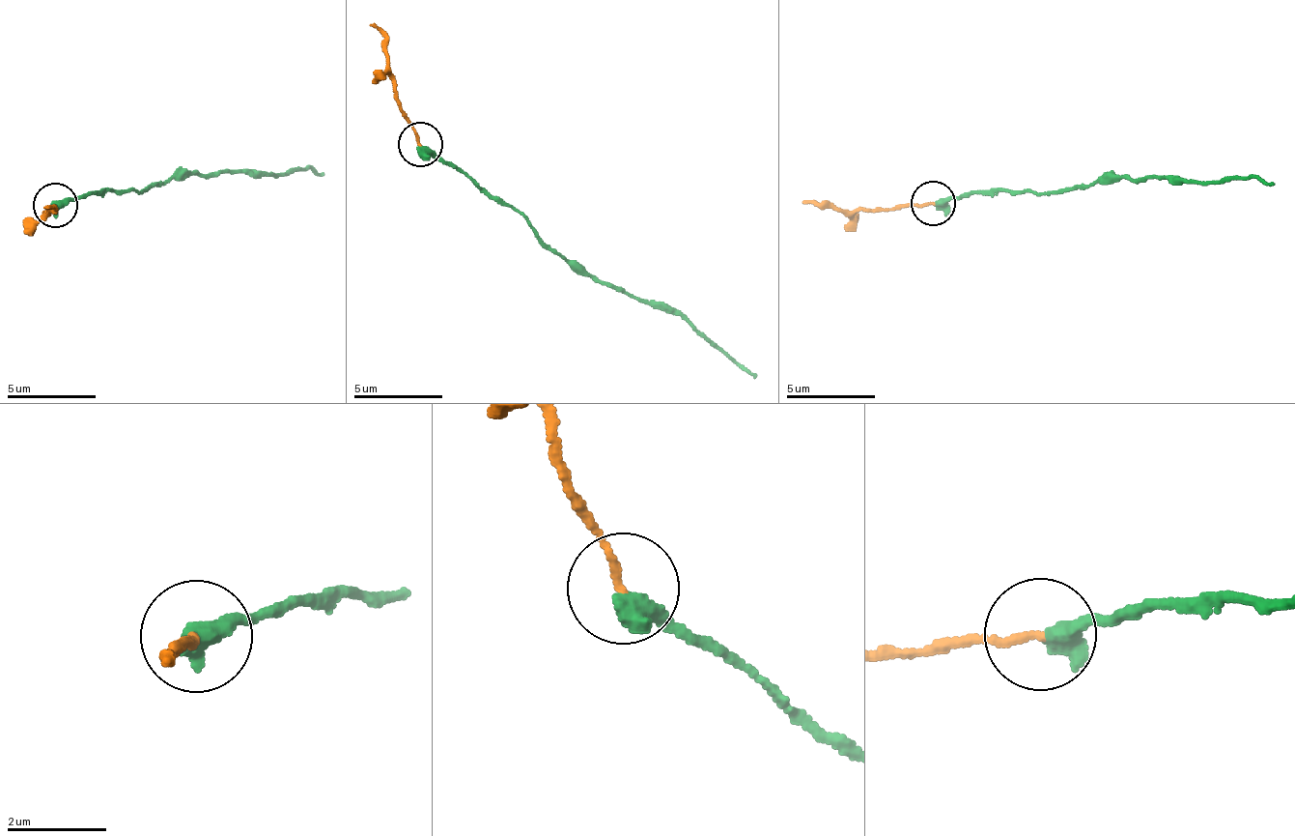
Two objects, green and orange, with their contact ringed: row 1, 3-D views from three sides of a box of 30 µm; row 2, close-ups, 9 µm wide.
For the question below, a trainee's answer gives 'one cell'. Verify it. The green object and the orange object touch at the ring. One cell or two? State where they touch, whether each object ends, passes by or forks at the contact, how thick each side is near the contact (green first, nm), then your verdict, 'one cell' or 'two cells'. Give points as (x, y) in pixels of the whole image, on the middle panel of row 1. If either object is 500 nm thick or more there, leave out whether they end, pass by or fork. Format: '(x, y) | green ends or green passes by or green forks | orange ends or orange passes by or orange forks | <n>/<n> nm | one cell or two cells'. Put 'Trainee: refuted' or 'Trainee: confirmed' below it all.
(420, 144) | 550/150 nm | one cell
Trainee: confirmed

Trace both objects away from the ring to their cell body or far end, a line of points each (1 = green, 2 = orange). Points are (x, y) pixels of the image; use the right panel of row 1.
1: (935, 204), (977, 191), (1065, 192), (1099, 180), (1180, 177), (1275, 183)
2: (935, 204), (839, 213), (804, 199)

